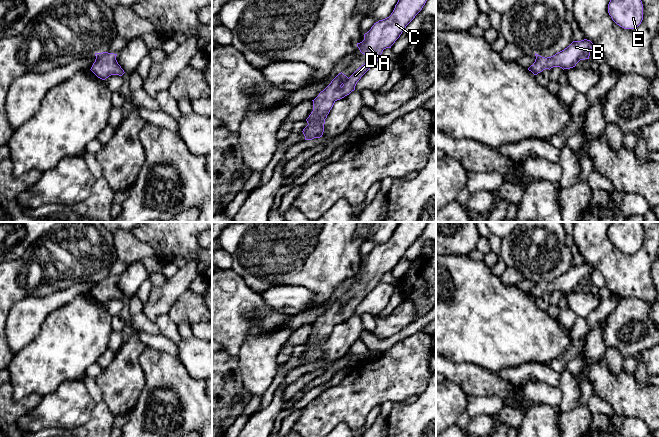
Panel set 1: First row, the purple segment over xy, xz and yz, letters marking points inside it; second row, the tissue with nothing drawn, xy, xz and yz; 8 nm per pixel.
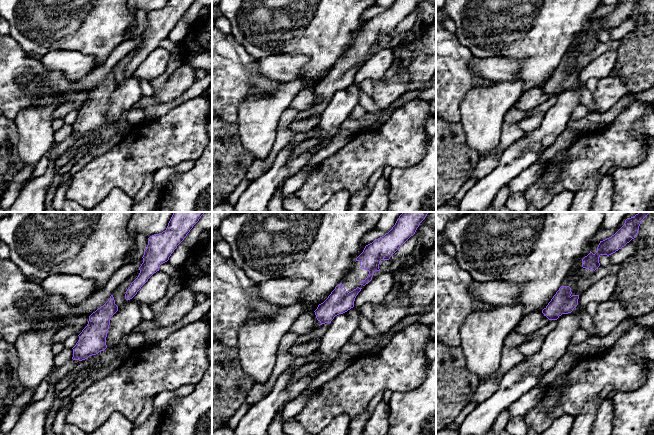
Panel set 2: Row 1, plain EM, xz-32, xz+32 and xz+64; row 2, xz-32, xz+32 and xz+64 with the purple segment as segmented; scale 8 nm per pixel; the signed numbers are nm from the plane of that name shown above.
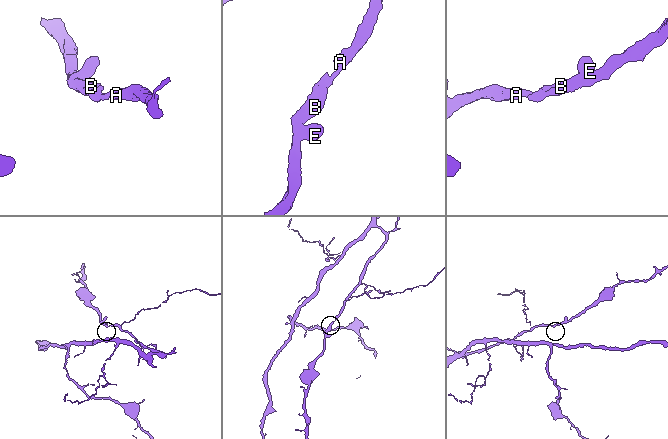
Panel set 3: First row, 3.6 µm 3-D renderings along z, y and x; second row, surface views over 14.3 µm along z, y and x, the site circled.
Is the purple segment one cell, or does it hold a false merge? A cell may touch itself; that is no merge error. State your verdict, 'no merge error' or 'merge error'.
no merge error

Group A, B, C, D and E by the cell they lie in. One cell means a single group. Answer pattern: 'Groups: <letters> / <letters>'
Groups: A B C D E

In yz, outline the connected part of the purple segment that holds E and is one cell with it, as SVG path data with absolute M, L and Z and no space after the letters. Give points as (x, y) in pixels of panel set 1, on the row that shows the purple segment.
M610 0L608 13L624 29L636 29L643 20L641 0Z

